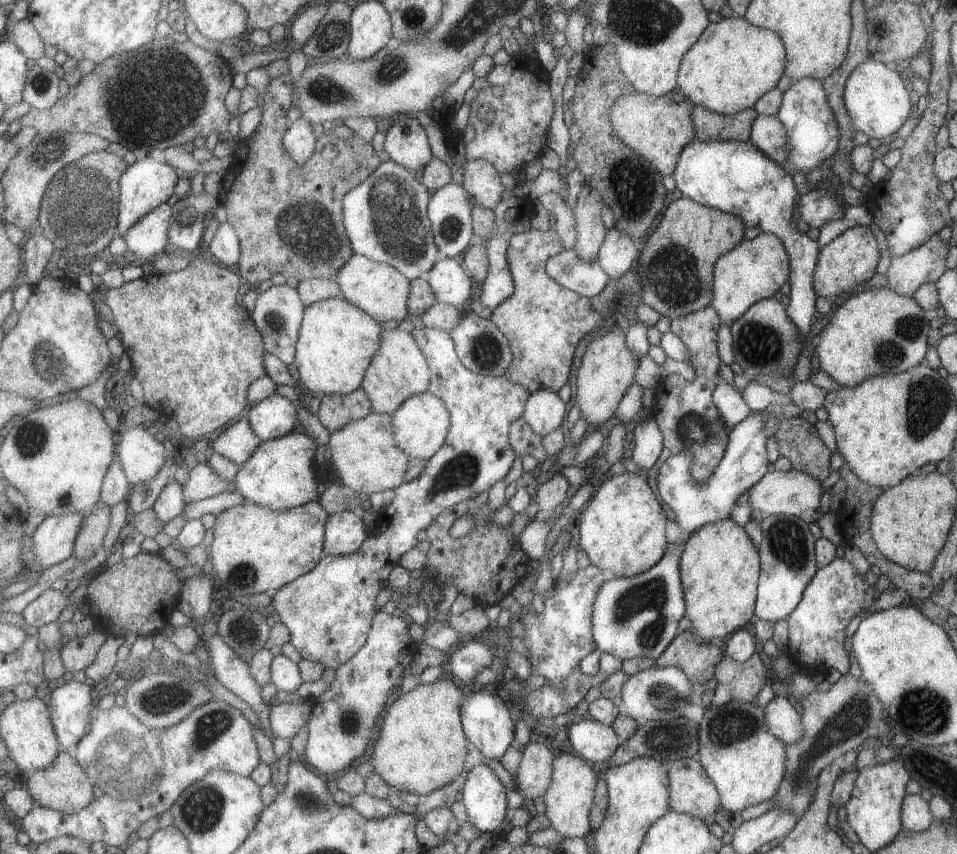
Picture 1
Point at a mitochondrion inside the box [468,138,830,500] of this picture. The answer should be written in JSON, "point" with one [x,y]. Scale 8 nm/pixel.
{"point":[672,274]}

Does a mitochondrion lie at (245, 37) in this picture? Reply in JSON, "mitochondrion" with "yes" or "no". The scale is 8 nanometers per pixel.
{"mitochondrion":"no"}

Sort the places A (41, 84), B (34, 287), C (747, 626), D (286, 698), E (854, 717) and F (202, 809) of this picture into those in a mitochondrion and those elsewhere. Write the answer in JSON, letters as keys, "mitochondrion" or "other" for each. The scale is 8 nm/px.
{"A":"mitochondrion","B":"other","C":"other","D":"other","E":"mitochondrion","F":"mitochondrion"}

